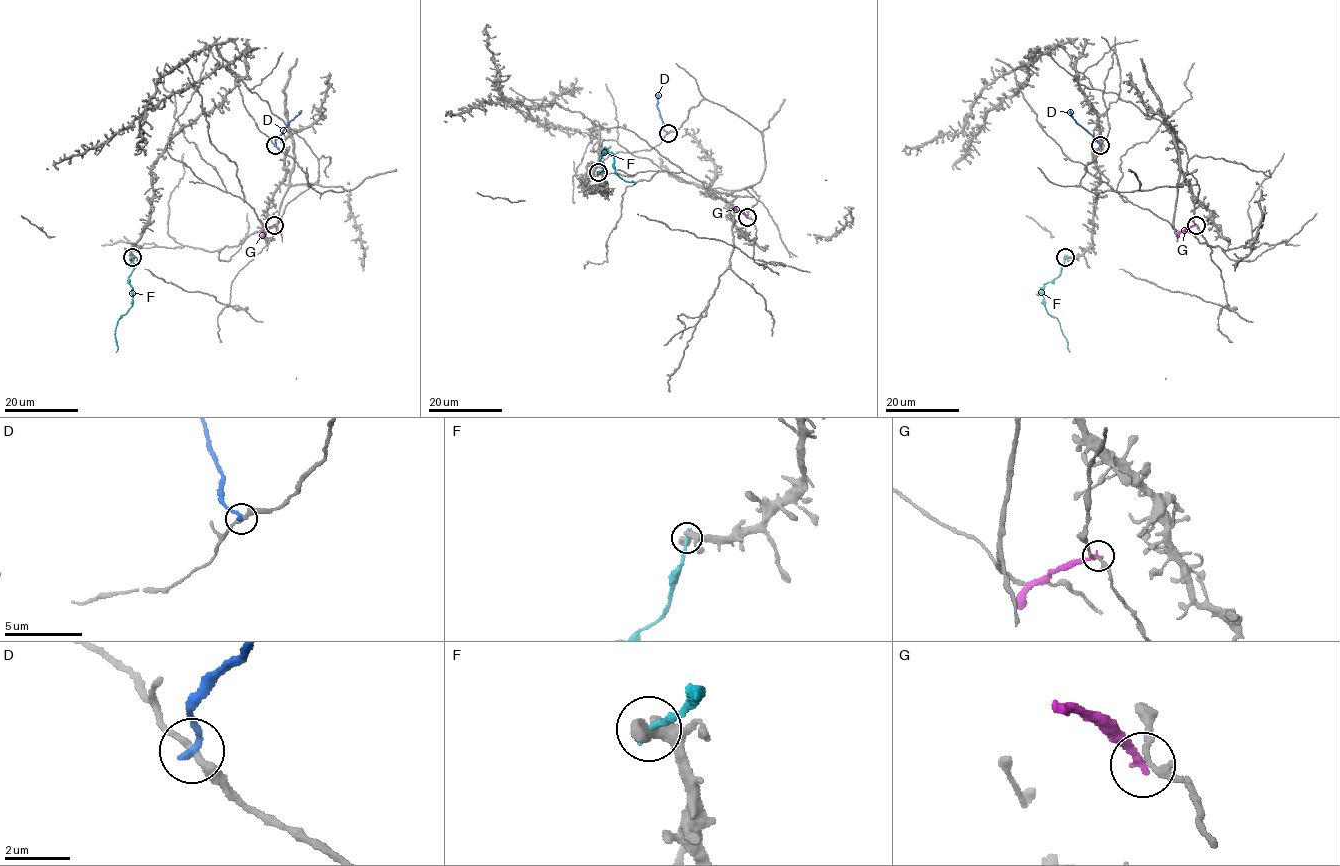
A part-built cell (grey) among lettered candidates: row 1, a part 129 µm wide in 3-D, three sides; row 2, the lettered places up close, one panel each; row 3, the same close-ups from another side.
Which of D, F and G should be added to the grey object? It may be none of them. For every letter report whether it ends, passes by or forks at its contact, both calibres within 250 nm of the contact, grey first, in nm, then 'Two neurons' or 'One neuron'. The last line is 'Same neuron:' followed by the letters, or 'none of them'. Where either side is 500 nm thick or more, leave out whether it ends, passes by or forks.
D: It ends there. Thickness 240 nm (grey) against 240 nm. Two neurons
F: Thickness 600 nm (grey) against 240 nm. Two neurons
G: It ends there. Thickness 170 nm (grey) against 220 nm. Two neurons
Same neuron: none of them

